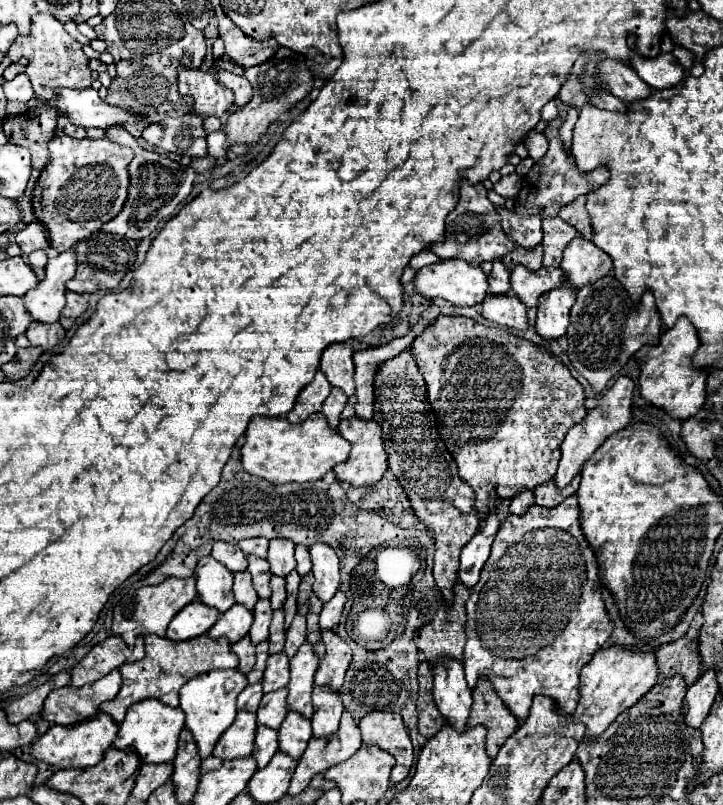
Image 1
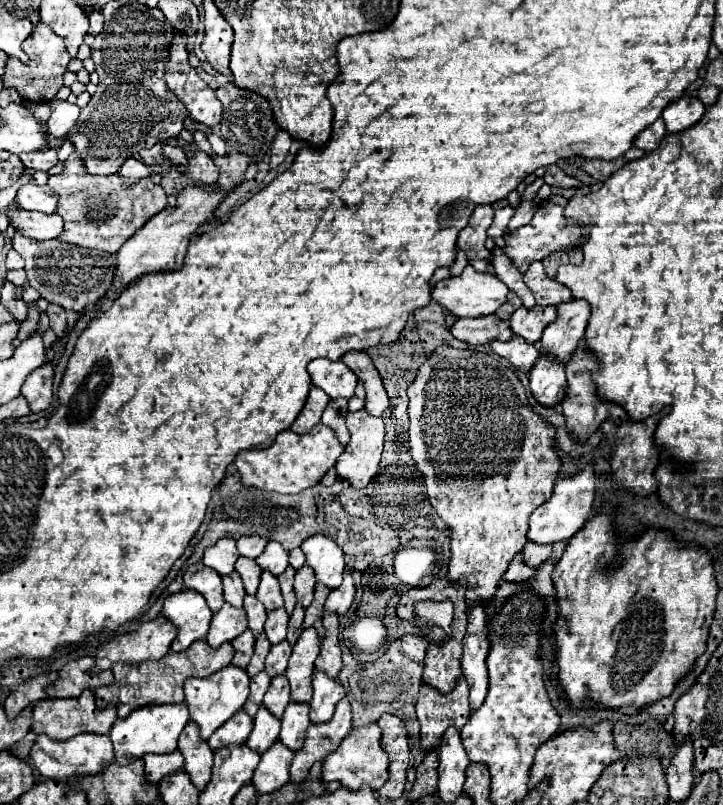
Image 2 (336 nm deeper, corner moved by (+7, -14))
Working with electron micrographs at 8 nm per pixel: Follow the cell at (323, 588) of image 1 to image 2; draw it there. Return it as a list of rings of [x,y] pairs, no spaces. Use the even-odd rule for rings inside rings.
[[[316,534],[306,538],[300,548],[306,554],[306,564],[314,568],[318,582],[326,584],[332,590],[340,586],[346,564],[344,564],[342,548],[332,538],[324,534]]]

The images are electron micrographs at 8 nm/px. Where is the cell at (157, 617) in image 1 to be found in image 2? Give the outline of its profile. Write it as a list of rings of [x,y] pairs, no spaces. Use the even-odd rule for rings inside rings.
[[[166,618],[144,622],[138,630],[102,644],[96,650],[94,670],[108,670],[116,662],[138,664],[146,660],[158,660],[168,654],[174,636],[176,628],[172,628],[172,622]]]

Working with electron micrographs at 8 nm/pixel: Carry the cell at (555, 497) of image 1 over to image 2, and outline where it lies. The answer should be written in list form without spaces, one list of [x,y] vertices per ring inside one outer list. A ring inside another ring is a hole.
[[[528,542],[522,550],[522,562],[528,564],[530,568],[538,568],[550,558],[550,554],[552,554],[552,546],[532,546],[532,542]]]

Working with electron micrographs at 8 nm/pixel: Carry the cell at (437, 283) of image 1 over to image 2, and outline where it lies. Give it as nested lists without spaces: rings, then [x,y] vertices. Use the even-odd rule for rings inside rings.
[[[470,264],[464,268],[464,272],[460,276],[438,282],[432,292],[432,298],[440,306],[450,310],[456,318],[464,318],[464,316],[480,318],[480,316],[494,314],[506,302],[506,296],[508,296],[508,286],[504,286],[504,282],[500,282],[494,274],[488,274],[488,272],[482,274],[482,272],[474,270]]]

